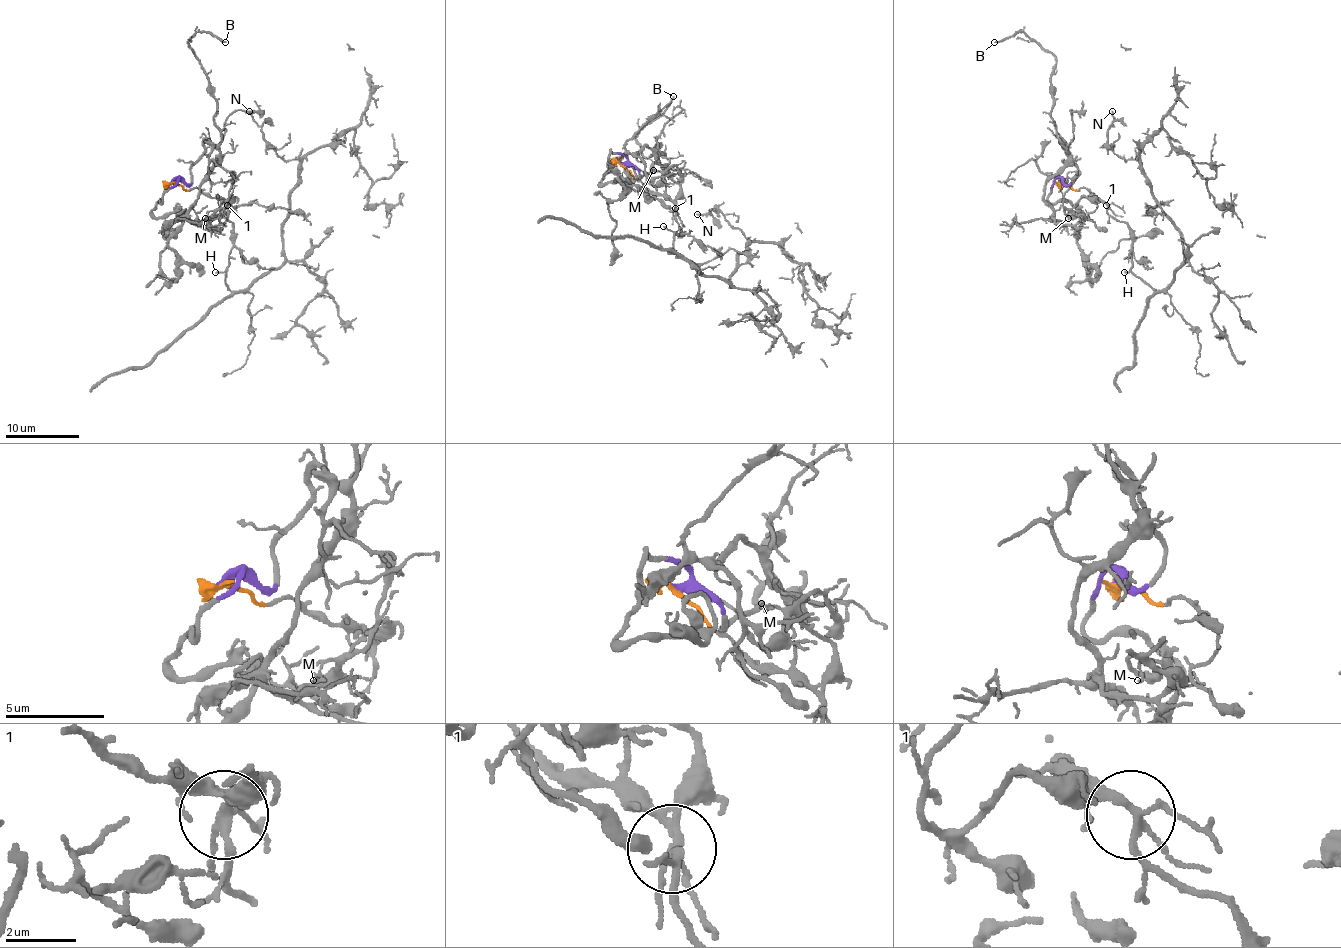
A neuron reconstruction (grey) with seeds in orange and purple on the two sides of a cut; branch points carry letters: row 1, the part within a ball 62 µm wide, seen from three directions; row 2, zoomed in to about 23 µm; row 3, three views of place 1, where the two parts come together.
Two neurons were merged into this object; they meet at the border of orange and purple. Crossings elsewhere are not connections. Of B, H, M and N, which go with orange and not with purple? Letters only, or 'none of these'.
H, N

